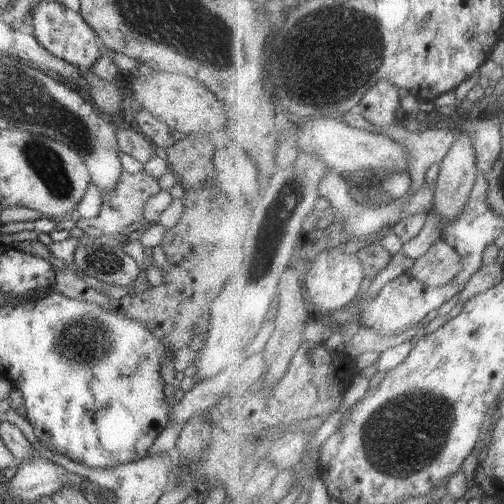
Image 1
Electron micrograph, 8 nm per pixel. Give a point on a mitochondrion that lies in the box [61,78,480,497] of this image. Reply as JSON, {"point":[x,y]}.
{"point":[400,437]}

